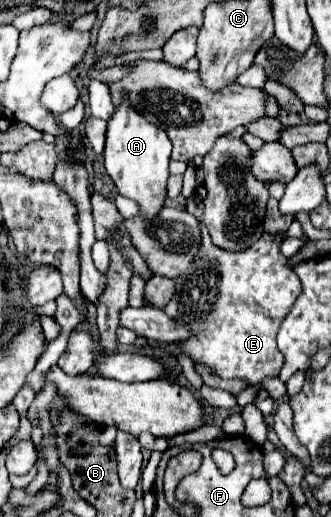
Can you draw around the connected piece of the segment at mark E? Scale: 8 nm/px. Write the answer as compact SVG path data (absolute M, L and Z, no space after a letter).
M201 224L201 248L197 250L197 260L193 260L185 276L177 276L177 292L173 300L169 300L169 304L163 308L169 318L189 328L191 336L179 342L179 346L181 354L191 358L193 364L207 366L219 378L243 378L249 384L261 384L265 378L279 376L283 356L277 350L275 336L279 324L301 292L299 278L293 276L289 260L279 252L281 240L281 236L263 234L251 248L229 252L225 248L217 248L211 242L205 224Z

